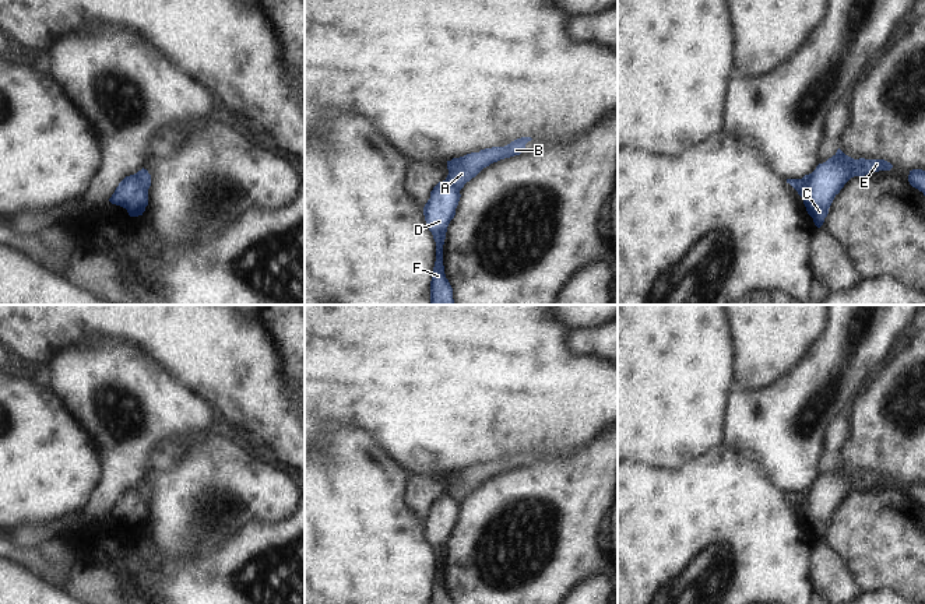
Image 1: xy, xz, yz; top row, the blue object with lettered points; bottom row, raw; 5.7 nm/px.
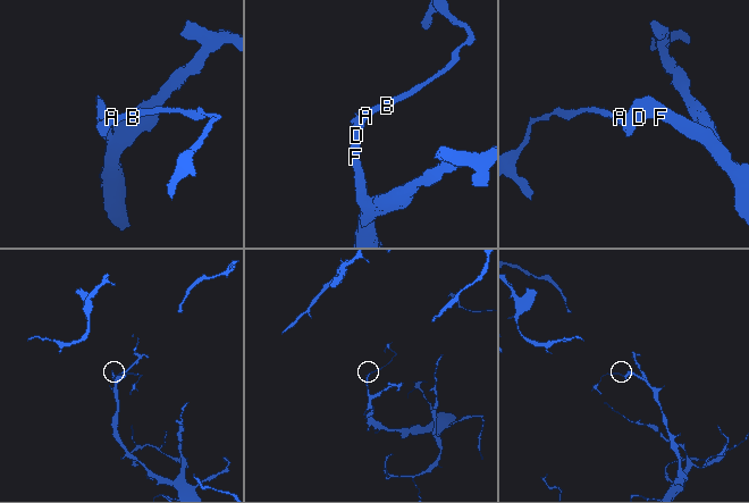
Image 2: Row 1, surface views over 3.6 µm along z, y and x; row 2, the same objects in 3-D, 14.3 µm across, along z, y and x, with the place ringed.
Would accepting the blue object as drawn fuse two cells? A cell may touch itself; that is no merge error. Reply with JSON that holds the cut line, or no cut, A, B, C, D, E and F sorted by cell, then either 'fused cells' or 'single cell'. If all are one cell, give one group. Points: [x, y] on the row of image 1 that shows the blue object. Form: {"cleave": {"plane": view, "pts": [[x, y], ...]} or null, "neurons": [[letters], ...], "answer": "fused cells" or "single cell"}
{"cleave": {"plane": "yz", "pts": [[811, 174], [811, 181], [801, 196]]}, "neurons": [["A", "B"], ["C", "D", "E", "F"]], "answer": "fused cells"}

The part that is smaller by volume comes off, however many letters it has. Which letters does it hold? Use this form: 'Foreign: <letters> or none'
Foreign: A, B.

